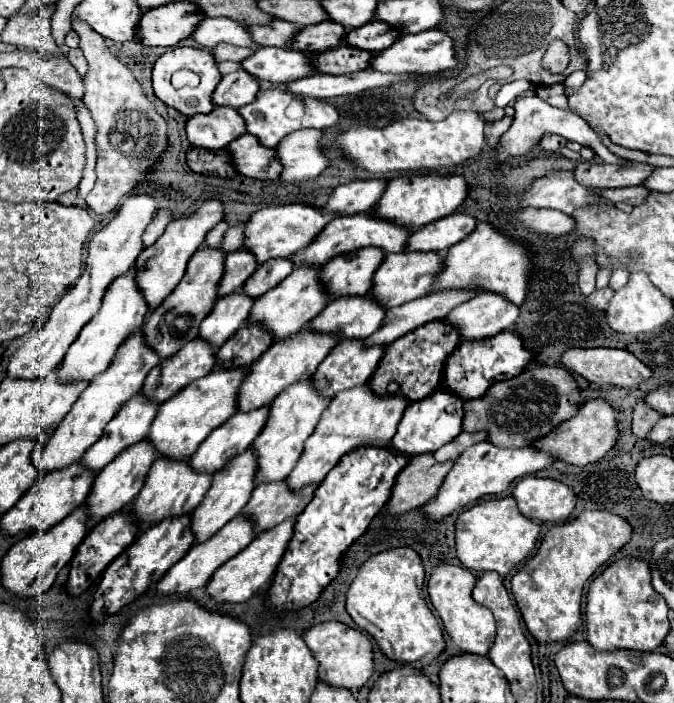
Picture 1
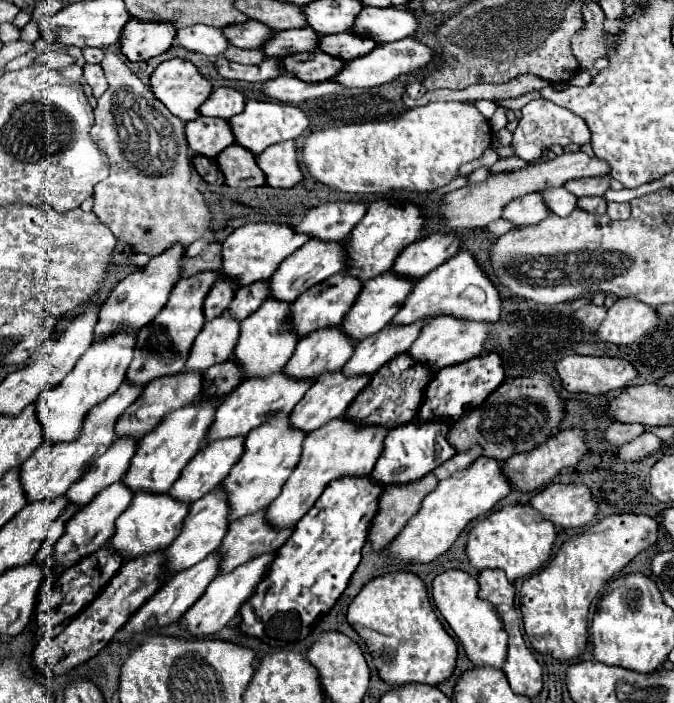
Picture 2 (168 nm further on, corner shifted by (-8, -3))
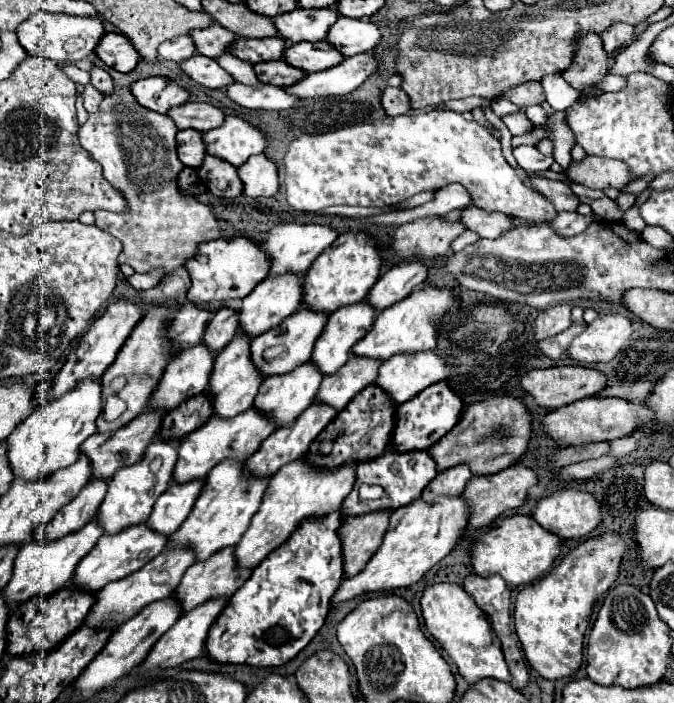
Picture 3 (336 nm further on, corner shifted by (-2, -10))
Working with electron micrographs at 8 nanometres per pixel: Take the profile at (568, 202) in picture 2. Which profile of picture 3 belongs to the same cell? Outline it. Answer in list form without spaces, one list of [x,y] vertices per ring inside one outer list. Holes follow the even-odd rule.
[[[428,110],[408,116],[384,118],[372,124],[346,126],[326,134],[304,134],[290,144],[286,152],[286,200],[294,210],[320,210],[334,204],[350,206],[392,206],[418,192],[438,190],[452,182],[466,186],[472,202],[480,202],[482,210],[520,216],[534,222],[552,222],[558,214],[542,194],[524,186],[510,164],[504,160],[500,142],[478,122],[464,120],[452,110]]]

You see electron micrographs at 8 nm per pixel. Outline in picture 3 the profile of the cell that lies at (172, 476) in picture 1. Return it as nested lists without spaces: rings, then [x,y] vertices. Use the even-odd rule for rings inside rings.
[[[144,524],[140,526],[130,526],[114,536],[102,536],[96,546],[90,550],[90,554],[86,554],[76,570],[74,570],[74,578],[72,578],[72,586],[76,586],[78,590],[96,594],[100,588],[104,588],[106,584],[114,582],[114,580],[122,580],[128,574],[144,568],[152,558],[156,558],[162,550],[166,548],[166,536],[156,534],[154,530],[146,528]],[[140,554],[144,554],[144,558],[140,558]]]

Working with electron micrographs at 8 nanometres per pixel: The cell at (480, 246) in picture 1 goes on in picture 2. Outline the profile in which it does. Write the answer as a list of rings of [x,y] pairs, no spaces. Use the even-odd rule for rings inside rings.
[[[458,251],[446,263],[436,267],[426,277],[418,279],[412,295],[404,301],[392,323],[408,325],[432,315],[456,315],[458,319],[488,319],[498,321],[502,315],[502,297],[488,273],[482,269],[472,251]]]

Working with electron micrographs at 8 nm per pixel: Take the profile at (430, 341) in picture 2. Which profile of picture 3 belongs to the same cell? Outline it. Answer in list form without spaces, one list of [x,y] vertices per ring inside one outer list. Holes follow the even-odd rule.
[[[434,352],[402,354],[380,364],[376,386],[380,386],[390,400],[398,406],[420,394],[424,388],[444,380],[450,374],[450,366]]]

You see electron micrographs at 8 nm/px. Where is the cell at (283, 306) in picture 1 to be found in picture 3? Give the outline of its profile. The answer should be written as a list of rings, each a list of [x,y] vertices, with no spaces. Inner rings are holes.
[[[236,334],[236,338],[224,350],[218,352],[218,356],[214,358],[214,368],[210,372],[206,394],[210,394],[214,414],[220,418],[234,418],[246,412],[252,406],[260,384],[262,384],[262,376],[250,362],[250,342],[246,342],[246,338],[238,338]]]

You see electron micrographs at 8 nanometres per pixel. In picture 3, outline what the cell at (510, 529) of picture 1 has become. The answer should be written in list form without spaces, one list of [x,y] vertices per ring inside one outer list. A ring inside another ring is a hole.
[[[514,514],[504,518],[498,526],[486,530],[474,542],[472,568],[478,576],[498,574],[512,588],[524,586],[538,580],[552,568],[554,560],[560,556],[560,546],[562,546],[562,540],[556,534],[544,530],[532,516]]]

